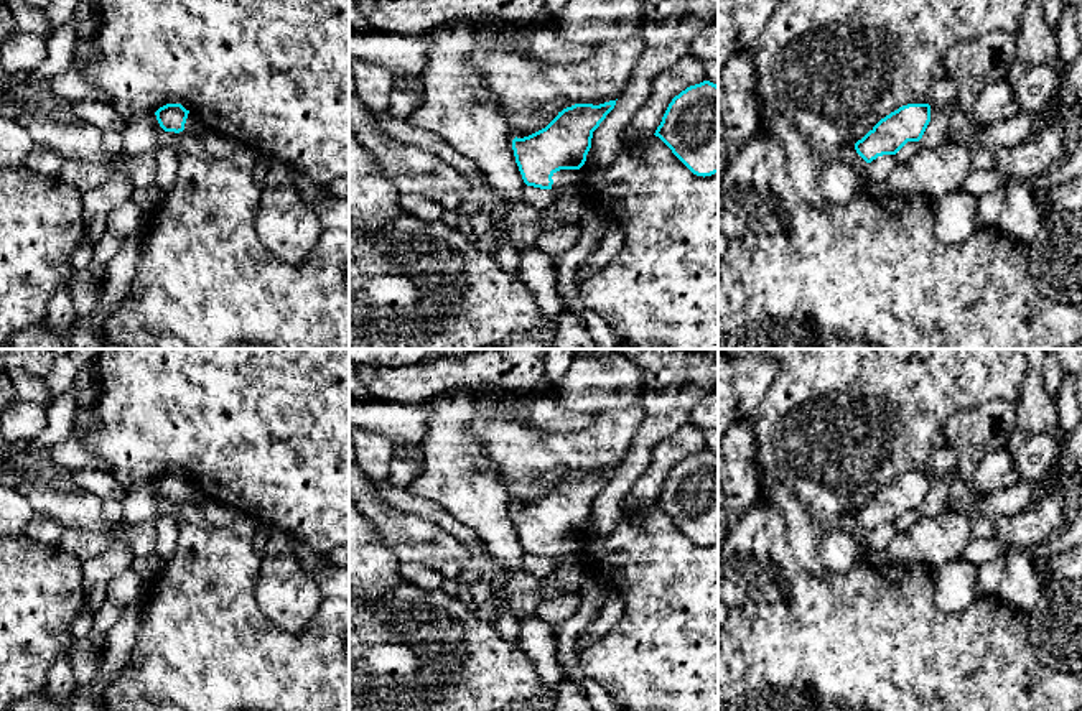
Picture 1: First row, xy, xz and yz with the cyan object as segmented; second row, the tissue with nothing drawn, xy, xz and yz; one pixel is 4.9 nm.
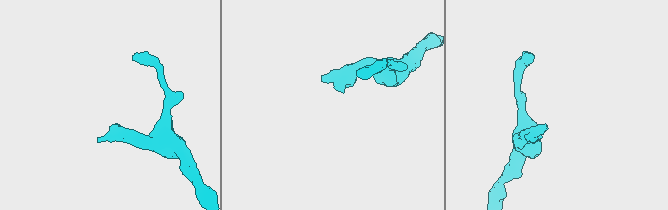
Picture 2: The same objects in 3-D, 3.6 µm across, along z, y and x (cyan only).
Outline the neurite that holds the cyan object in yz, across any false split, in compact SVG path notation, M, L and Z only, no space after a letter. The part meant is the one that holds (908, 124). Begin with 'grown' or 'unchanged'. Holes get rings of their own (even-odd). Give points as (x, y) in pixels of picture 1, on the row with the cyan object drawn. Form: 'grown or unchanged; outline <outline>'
unchanged; outline M929 104L902 105L858 140L855 150L866 163L883 155L896 155L907 142L919 142L929 122Z

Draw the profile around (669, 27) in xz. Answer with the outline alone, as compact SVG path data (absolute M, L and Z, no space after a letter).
M642 0L644 21L639 36L644 49L632 67L614 109L593 132L591 150L601 166L621 151L623 133L647 102L652 81L688 54L692 41L718 20L718 0Z

